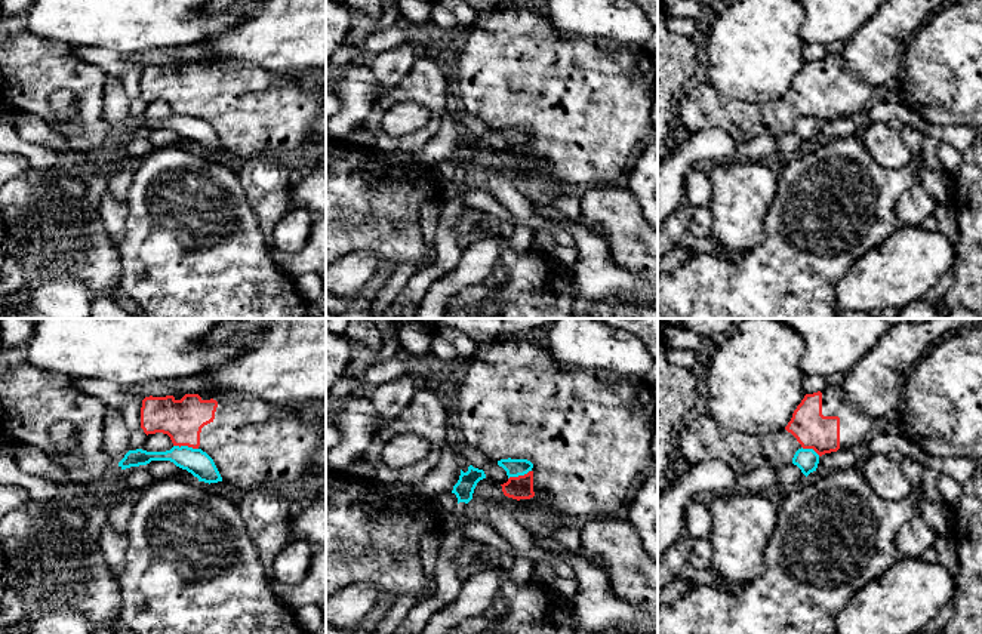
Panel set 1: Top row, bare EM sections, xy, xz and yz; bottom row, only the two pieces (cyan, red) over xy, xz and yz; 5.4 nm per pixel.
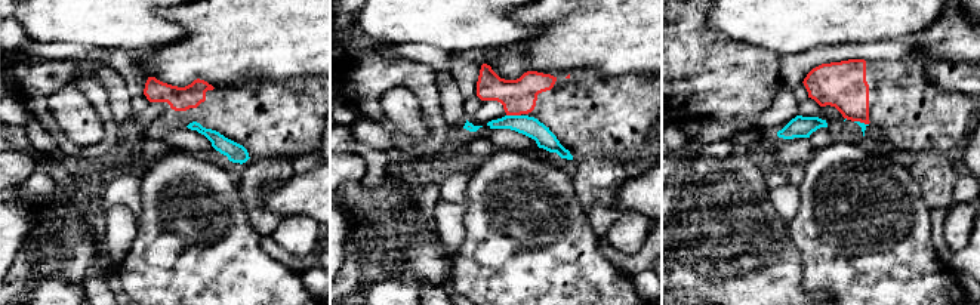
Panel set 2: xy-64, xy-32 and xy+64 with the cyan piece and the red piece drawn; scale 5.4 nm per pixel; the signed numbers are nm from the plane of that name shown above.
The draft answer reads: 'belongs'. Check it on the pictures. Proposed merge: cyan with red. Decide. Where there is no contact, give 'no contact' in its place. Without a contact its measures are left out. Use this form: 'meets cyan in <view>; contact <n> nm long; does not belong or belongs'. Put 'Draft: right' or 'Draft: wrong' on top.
Draft: wrong
meets cyan in xy; contact 140 nm long; does not belong

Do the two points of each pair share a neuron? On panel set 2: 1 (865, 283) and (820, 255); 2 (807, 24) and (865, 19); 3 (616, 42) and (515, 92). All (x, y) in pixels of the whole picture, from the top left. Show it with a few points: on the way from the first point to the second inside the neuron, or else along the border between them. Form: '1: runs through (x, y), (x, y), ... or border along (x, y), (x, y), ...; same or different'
1: runs through (854, 273), (843, 261), (831, 258); same
2: runs through (822, 19), (850, 19); same
3: border along (585, 68), (557, 76), (524, 71), (517, 79); different

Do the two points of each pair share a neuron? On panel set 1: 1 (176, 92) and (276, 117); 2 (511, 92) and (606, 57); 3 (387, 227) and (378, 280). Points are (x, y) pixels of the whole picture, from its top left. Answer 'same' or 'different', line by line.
1: same
2: same
3: same

